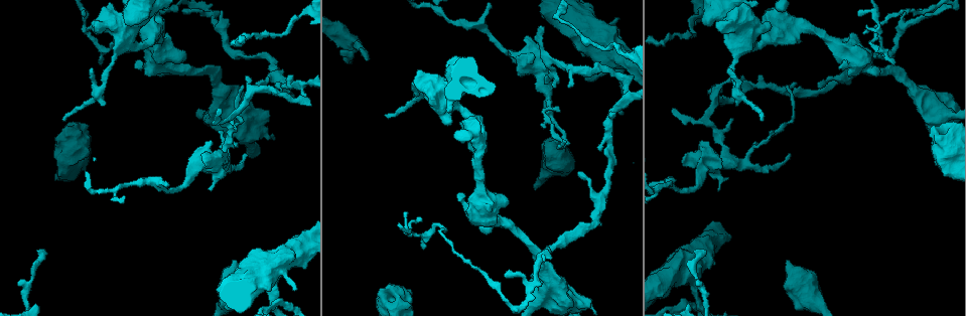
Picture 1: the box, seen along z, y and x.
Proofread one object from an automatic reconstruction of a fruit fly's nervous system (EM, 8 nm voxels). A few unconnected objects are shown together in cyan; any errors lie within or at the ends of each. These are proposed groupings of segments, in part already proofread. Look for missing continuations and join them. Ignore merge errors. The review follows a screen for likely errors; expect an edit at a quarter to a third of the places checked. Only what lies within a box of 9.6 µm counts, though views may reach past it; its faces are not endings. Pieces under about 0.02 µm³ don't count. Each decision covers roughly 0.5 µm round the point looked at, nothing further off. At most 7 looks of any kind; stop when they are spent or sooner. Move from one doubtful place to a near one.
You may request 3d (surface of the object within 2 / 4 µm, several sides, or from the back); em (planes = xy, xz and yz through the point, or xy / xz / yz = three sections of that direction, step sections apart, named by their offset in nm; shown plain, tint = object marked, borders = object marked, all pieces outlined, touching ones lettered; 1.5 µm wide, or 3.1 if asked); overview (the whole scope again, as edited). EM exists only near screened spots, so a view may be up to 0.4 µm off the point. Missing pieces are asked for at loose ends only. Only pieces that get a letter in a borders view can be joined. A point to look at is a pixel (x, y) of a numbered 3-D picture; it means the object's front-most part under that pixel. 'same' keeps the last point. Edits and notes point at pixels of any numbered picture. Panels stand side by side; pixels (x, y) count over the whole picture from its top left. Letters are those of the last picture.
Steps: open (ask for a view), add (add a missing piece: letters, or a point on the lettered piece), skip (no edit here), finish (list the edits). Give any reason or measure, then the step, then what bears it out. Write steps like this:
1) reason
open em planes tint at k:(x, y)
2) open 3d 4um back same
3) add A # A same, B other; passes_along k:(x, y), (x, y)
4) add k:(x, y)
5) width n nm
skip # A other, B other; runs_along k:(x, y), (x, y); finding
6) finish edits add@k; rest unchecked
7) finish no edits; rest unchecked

an open end
open em planes tint at 1:(705, 250)

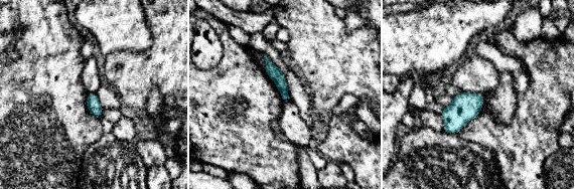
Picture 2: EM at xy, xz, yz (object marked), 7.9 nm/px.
what lies round it
open em planes borders same

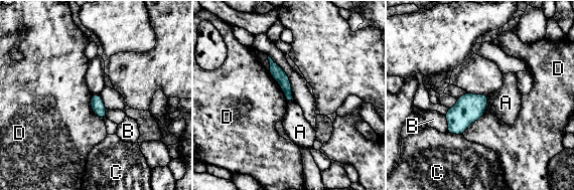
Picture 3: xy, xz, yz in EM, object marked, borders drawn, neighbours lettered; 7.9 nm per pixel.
skip # A other, B other, C other, D other; no lettered piece goes on from it

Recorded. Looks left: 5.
free end
open em planes borders at 1:(236, 261)

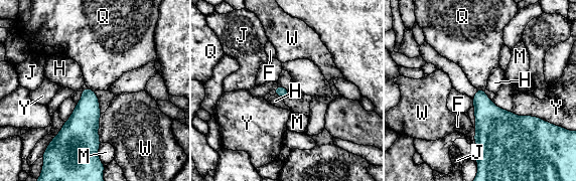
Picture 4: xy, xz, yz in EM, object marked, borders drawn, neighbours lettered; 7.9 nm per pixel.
skip # F other, H other, J other, M other, Q other, W other, Y other; border 4:(477, 88), (484, 89); no lettered piece goes on from it

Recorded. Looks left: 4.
tapers out
open em planes borders at 1:(865, 31)

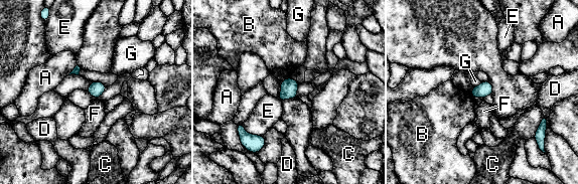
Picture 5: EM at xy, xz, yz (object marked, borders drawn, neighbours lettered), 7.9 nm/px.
longest_contact E 200 nm
skip # A other, B other, C other, D other, E other, F other, G other; none of them fits

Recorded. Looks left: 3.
finish no edits; rest unchecked

